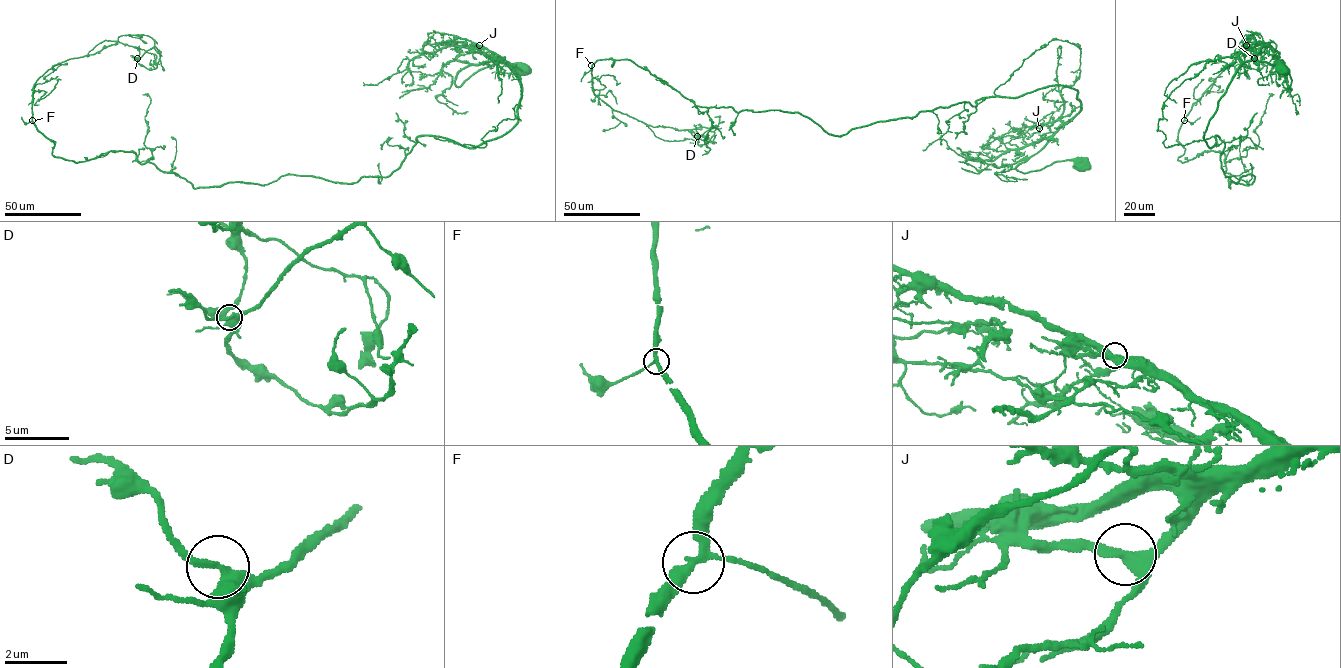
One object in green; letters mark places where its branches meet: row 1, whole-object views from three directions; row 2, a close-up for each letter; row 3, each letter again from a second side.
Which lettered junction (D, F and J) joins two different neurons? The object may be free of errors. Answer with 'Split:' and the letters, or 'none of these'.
Split: none of these

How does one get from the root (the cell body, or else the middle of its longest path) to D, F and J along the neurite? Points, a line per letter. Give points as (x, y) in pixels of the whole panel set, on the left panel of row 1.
D: (520, 70), (455, 77), (507, 66), (508, 131), (352, 183), (55, 157), (36, 81), (137, 58)
F: (520, 70), (455, 77), (507, 66), (508, 131), (352, 183), (194, 188), (32, 120)
J: (520, 70), (495, 63), (457, 86), (455, 77), (462, 69), (502, 61), (479, 45)

